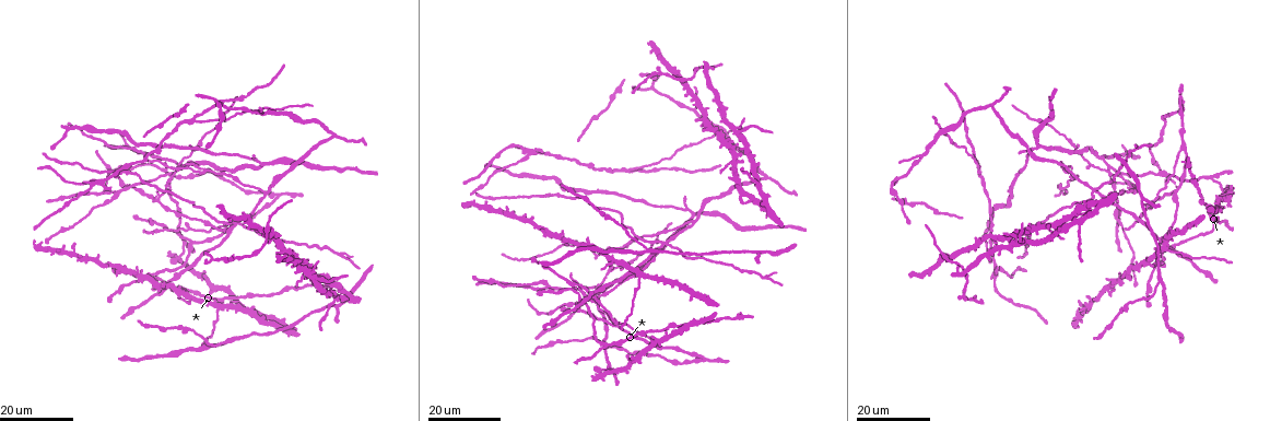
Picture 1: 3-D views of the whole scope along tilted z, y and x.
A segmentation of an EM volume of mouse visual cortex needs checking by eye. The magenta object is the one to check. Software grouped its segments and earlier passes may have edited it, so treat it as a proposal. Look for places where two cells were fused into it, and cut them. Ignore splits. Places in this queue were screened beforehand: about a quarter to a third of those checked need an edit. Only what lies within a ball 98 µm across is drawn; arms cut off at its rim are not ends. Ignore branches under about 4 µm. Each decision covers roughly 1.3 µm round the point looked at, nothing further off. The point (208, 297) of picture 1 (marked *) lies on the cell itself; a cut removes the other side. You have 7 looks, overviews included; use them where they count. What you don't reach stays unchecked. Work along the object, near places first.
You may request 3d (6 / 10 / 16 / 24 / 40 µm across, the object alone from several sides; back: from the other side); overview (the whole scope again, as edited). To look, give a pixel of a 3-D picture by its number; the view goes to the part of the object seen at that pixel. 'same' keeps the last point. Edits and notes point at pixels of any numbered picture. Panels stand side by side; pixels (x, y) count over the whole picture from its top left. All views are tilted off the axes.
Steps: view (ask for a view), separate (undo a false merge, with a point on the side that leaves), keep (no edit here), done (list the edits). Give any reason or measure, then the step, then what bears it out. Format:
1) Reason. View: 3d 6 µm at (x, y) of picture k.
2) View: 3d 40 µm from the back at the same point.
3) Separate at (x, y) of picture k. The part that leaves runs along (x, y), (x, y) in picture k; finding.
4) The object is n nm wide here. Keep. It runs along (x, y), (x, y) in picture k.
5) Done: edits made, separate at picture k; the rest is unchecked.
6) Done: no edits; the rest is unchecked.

View: 3d 24 µm at (640, 273) of picture 1.

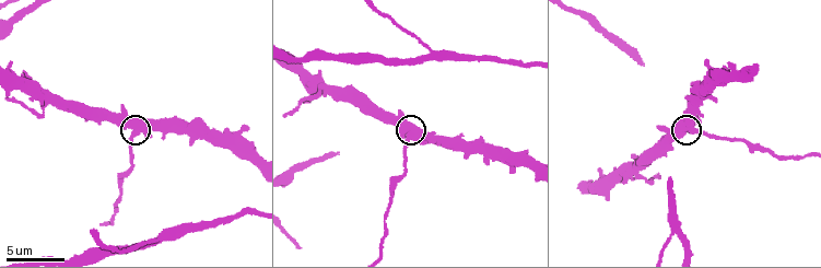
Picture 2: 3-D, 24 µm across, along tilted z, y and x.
Zoom in. View: 3d 10 µm at (409, 133) of picture 2.

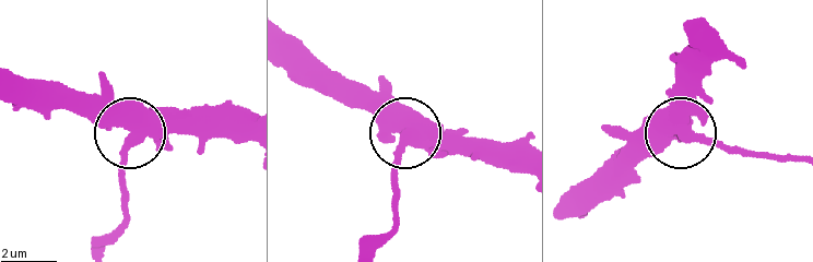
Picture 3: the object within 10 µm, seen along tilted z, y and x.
Separate at (122, 159) of picture 3. The part that leaves runs along (138, 131), (125, 161), (128, 215), (104, 248) in picture 3; a second cell is stuck on.

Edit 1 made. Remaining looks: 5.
View: overview.

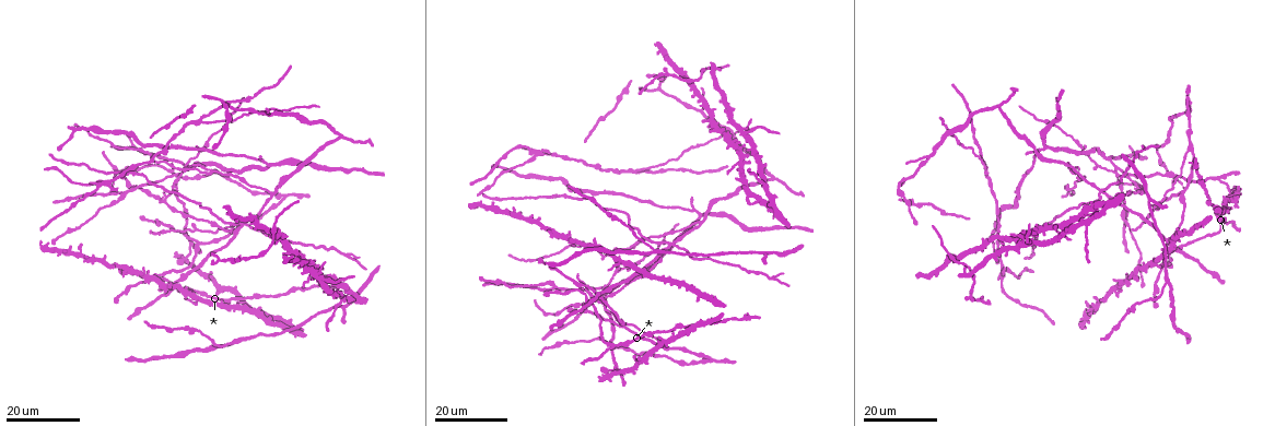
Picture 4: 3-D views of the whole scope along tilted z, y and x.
View: 3d 24 µm at (1153, 263) of picture 4.

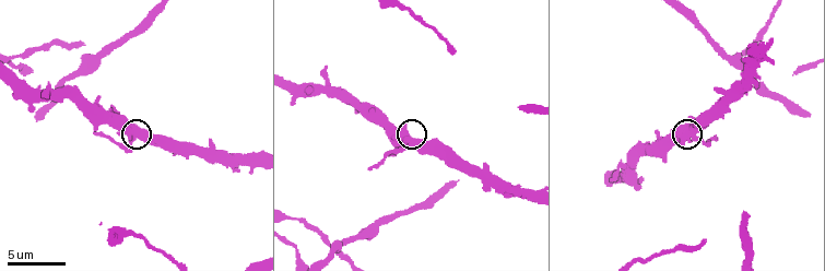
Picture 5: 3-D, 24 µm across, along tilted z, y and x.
View: 3d 10 µm at (692, 136) of picture 5.

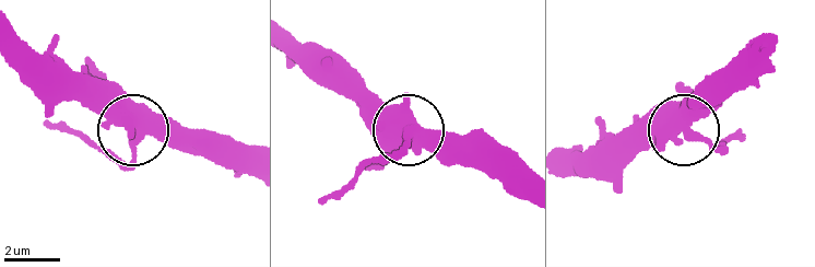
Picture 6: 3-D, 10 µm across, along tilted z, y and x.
Keep. Continuous, no second cell.

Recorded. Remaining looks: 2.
View: 3d 16 µm at (736, 164) of picture 4.

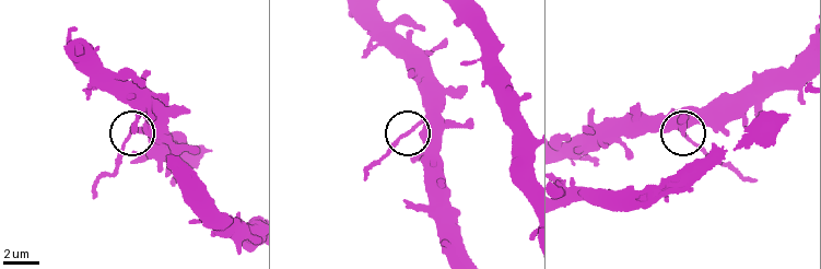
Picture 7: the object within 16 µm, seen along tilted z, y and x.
Closer look. View: 3d 6 µm at (410, 129) of picture 7.

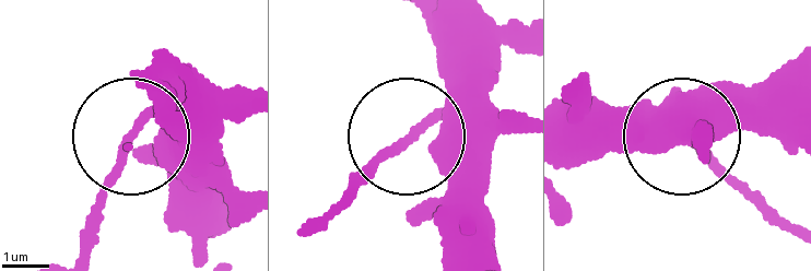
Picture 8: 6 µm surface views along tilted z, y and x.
Keep. All the same cell.

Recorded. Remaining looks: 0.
Done: edits made, separate at picture 3; the rest is unchecked.

